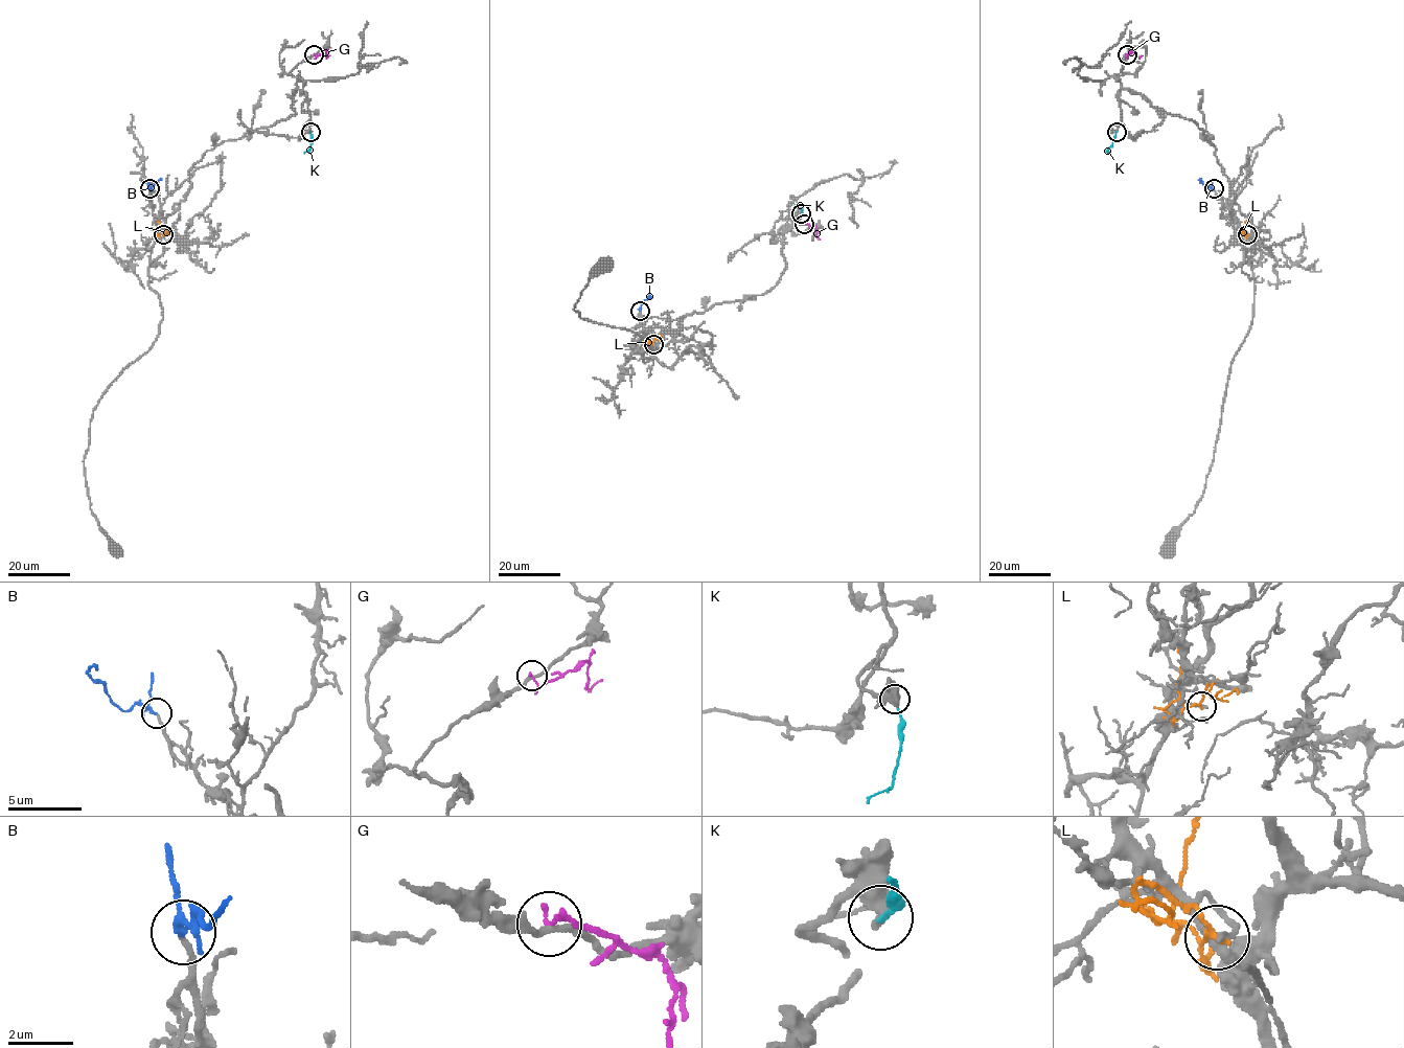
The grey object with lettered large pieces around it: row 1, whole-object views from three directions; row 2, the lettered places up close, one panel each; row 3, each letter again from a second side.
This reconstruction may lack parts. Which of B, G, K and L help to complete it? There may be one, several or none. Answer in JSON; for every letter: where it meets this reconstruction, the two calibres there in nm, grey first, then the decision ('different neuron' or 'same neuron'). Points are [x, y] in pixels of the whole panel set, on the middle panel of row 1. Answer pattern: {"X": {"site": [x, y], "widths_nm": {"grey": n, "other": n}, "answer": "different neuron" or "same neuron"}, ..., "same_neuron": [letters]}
{"B": {"site": [640, 311], "widths_nm": {"grey": 140, "other": 180}, "answer": "same neuron"}, "G": {"site": [804, 224], "widths_nm": {"grey": 200, "other": 110}, "answer": "different neuron"}, "K": {"site": [801, 213], "widths_nm": {"grey": 550, "other": 130}, "answer": "different neuron"}, "L": {"site": [653, 344], "widths_nm": {"grey": 150, "other": 140}, "answer": "different neuron"}, "same_neuron": ["B"]}

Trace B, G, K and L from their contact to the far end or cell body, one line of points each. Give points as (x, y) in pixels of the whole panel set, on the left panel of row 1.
B: (150, 188), (162, 179)
G: (314, 54), (317, 57), (326, 51), (326, 57), (328, 54)
K: (311, 132), (312, 143), (304, 154)
L: (163, 234), (158, 232), (156, 221)

